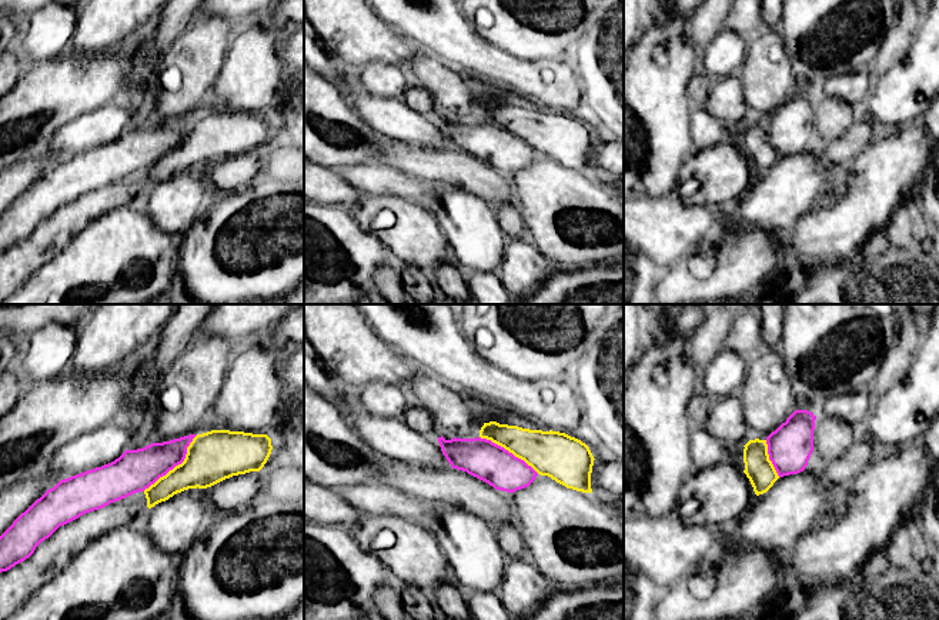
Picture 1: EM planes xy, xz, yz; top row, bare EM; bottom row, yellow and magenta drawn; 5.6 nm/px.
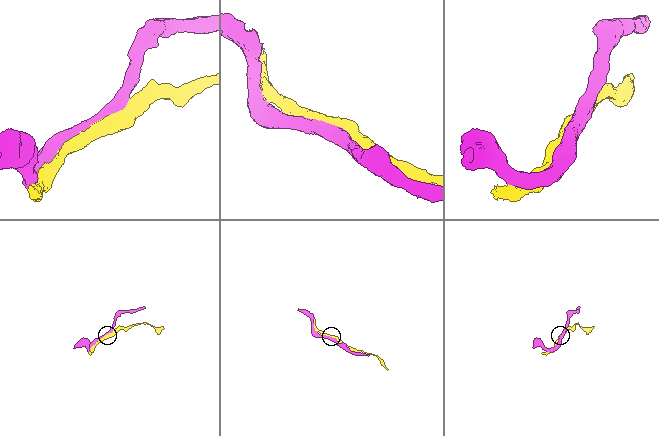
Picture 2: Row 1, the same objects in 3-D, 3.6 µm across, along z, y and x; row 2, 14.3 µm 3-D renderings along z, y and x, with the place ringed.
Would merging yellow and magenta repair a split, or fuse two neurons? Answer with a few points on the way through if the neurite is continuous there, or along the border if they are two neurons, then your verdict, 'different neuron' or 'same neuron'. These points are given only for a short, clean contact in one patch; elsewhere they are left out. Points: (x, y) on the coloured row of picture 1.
different neuron

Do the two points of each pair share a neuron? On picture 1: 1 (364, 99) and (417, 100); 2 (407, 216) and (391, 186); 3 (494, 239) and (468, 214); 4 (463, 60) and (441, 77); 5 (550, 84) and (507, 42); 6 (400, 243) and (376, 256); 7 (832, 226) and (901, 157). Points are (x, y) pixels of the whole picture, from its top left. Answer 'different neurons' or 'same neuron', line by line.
1: different neurons
2: different neurons
3: same neuron
4: different neurons
5: different neurons
6: different neurons
7: same neuron

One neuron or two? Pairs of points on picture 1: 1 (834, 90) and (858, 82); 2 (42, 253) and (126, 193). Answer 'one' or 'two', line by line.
1: one
2: one

